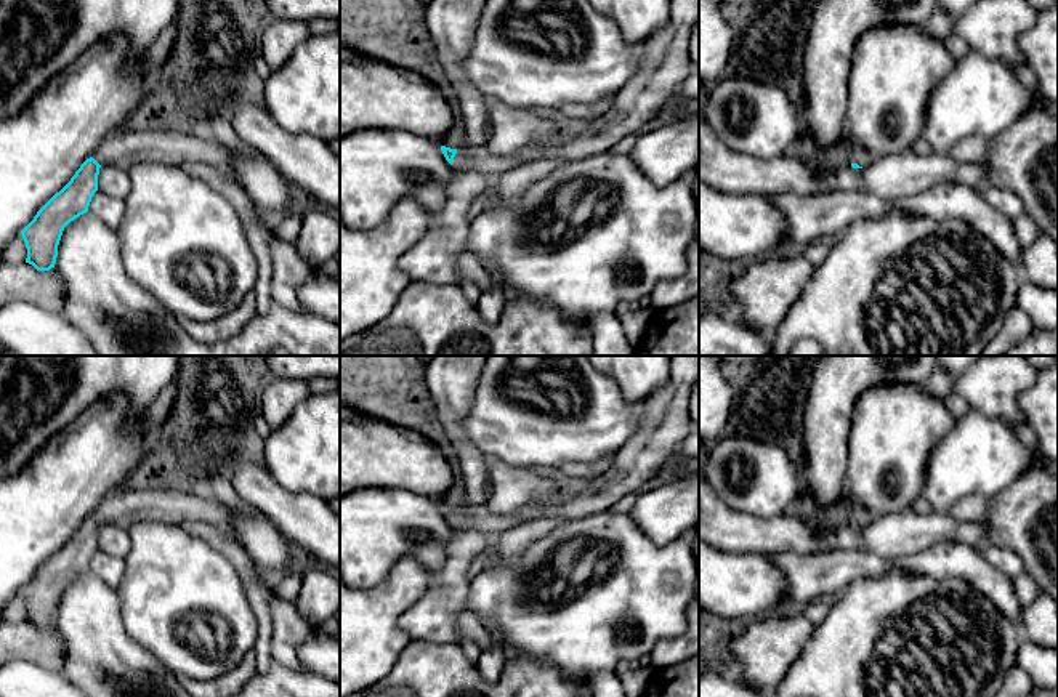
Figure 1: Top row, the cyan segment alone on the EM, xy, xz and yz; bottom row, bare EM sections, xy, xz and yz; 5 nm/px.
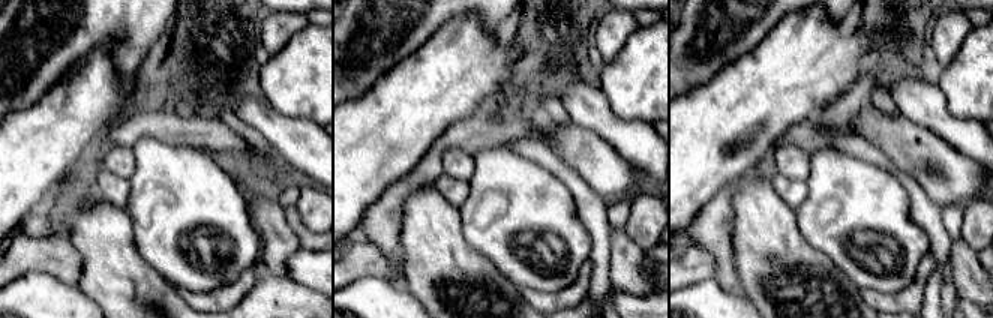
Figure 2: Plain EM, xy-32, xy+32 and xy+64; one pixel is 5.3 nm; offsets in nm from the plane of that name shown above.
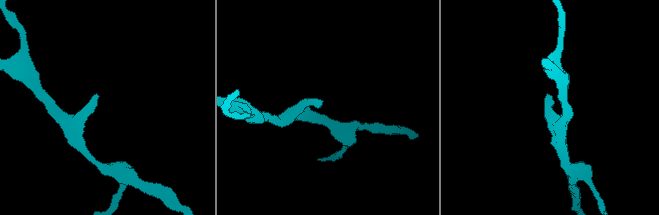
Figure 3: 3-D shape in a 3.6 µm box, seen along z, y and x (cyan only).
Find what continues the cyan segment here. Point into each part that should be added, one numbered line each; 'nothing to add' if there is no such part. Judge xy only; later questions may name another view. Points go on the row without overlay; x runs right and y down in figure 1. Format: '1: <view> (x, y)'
1: xy (154, 500)

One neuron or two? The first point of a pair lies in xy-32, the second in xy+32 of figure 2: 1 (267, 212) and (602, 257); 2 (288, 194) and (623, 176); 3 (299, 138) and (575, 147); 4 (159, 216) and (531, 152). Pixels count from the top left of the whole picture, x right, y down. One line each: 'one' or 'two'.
1: two
2: two
3: two
4: two

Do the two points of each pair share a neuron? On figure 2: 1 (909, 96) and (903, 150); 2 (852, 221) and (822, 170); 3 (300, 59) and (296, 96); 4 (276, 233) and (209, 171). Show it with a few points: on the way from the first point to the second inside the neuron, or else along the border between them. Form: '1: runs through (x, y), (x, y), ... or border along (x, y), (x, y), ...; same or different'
1: border along (900, 113), (938, 135); different
2: runs through (852, 209), (851, 200), (834, 182); same
3: runs through (300, 68), (300, 80), (296, 87); same
4: border along (245, 198), (248, 218), (255, 228); different

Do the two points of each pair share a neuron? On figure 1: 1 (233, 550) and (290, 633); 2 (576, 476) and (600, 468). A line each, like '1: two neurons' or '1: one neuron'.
1: two neurons
2: one neuron

